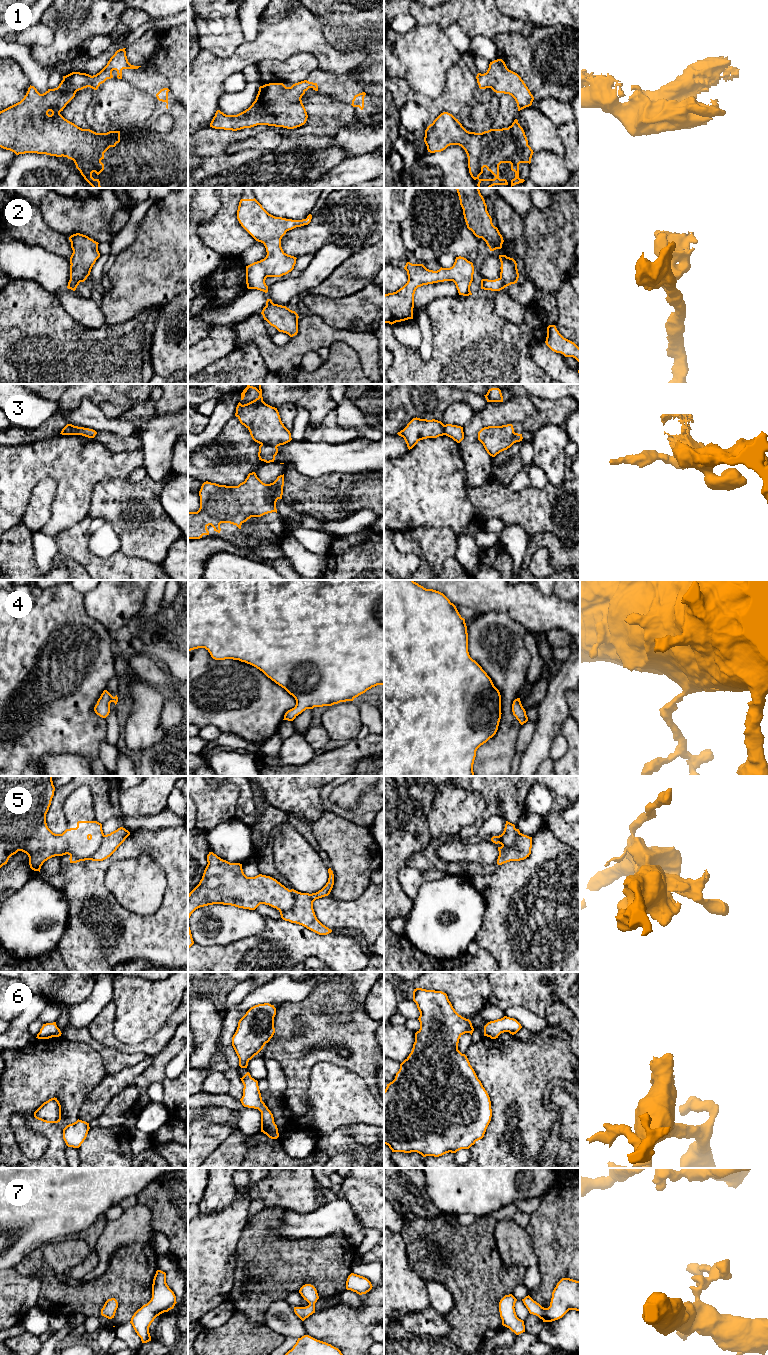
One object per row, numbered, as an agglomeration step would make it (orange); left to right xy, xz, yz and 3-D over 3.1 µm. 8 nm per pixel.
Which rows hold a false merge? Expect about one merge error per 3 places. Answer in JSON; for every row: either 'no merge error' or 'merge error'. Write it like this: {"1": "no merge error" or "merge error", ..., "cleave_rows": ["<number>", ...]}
{"1": "no merge error", "2": "merge error", "3": "merge error", "4": "no merge error", "5": "merge error", "6": "no merge error", "7": "no merge error", "cleave_rows": ["2", "3", "5"]}

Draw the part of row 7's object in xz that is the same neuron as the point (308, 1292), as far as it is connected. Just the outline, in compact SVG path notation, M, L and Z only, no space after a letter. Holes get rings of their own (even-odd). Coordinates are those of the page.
M311 1284L303 1285L300 1288L299 1293L309 1305L306 1307L294 1307L294 1312L302 1321L304 1321L310 1315L315 1313L315 1303L319 1299L319 1296L316 1288Z

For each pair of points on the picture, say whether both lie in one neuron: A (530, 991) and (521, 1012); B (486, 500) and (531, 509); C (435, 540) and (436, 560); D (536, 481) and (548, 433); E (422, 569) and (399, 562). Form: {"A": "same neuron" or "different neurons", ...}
{"A": "different neurons", "B": "same neuron", "C": "same neuron", "D": "different neurons", "E": "different neurons"}

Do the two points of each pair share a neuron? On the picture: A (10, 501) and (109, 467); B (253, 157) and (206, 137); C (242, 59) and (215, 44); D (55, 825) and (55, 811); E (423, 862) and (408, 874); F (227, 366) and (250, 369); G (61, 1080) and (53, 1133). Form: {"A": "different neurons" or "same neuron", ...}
{"A": "same neuron", "B": "same neuron", "C": "different neurons", "D": "same neuron", "E": "different neurons", "F": "same neuron", "G": "same neuron"}

